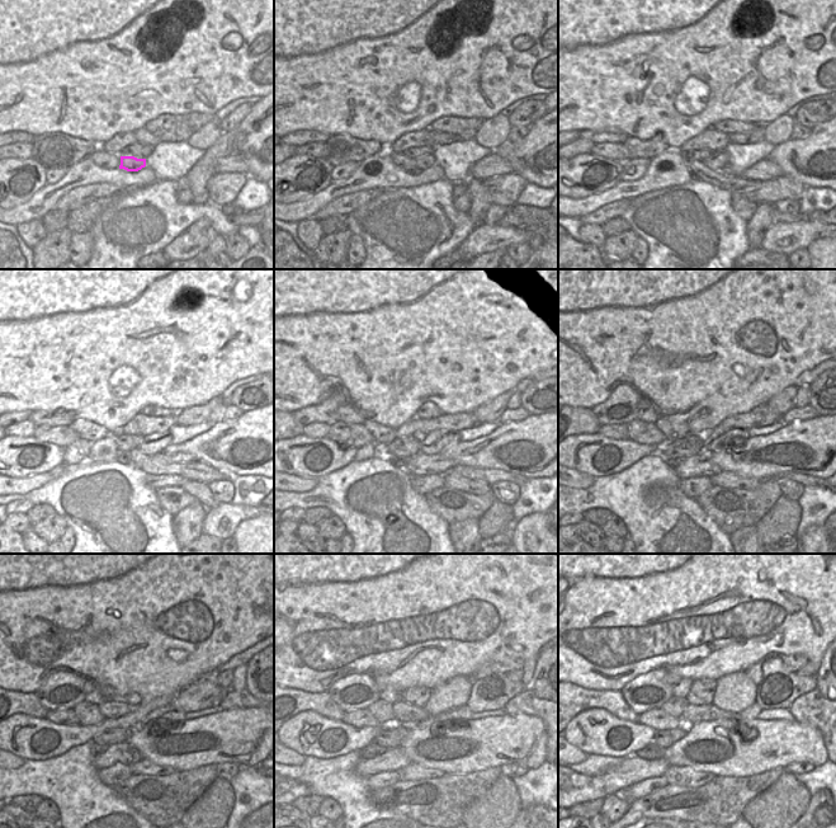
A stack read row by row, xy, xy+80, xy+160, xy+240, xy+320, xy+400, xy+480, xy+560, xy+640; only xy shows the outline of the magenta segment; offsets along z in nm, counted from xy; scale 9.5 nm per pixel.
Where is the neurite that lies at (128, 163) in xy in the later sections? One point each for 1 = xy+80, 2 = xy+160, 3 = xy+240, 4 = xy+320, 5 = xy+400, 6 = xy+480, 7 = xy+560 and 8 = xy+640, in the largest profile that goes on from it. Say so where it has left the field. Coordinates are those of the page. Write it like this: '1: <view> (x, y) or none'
1: xy+80 (426, 161)
2: xy+160 (718, 160)
3: xy+240 (151, 445)
4: xy+320 (431, 443)
5: xy+400 (717, 443)
6: xy+480 (178, 715)
7: xy+560 (463, 713)
8: xy+640 (754, 710)

